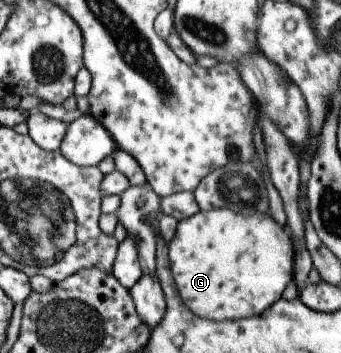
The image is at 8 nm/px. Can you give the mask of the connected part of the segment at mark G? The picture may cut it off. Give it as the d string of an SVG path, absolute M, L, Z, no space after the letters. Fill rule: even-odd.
M213 208L209 211L198 211L188 218L177 221L172 240L167 244L167 260L169 260L169 271L172 280L175 282L176 292L187 310L191 310L195 316L203 319L237 320L237 318L247 318L247 316L259 316L259 312L263 312L265 308L270 308L271 304L280 299L284 288L292 280L294 252L289 231L285 227L279 226L271 218L269 209L265 214L259 214L259 212L255 212L255 214L237 214L231 208Z

